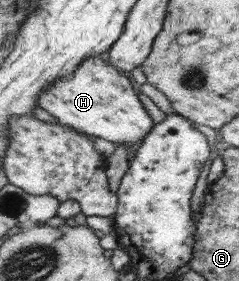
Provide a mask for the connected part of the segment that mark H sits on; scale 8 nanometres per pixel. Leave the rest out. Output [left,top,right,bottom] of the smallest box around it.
[39,58,155,147]

